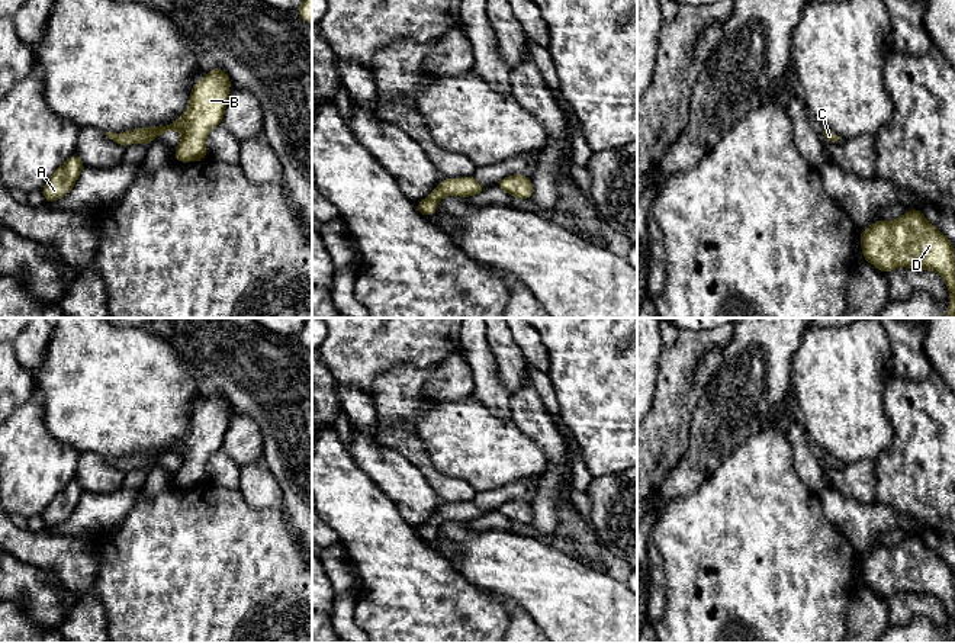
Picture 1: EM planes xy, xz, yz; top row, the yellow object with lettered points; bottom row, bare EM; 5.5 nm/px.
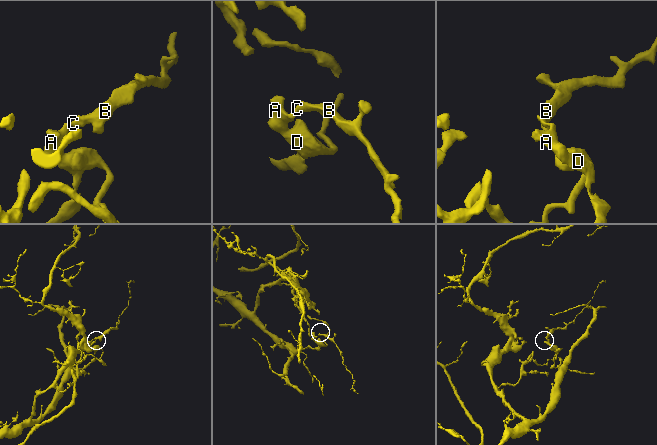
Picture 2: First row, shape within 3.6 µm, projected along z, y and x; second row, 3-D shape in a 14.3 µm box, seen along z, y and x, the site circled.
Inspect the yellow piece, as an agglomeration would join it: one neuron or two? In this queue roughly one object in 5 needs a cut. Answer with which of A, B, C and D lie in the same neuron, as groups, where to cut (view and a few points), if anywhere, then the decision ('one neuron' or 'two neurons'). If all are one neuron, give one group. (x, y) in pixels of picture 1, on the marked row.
A B C D; no cut; one neuron

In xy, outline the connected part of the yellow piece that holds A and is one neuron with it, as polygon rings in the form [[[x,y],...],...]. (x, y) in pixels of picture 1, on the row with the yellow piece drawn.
[[[75,154],[71,155],[46,181],[42,194],[46,202],[55,202],[65,196],[75,184],[84,163]]]

